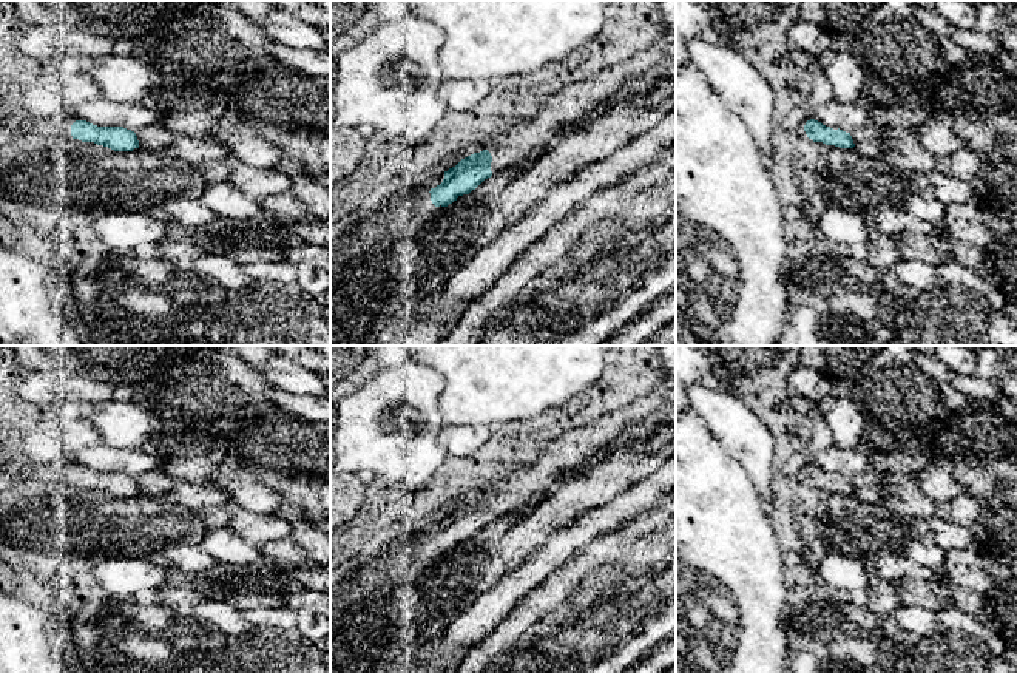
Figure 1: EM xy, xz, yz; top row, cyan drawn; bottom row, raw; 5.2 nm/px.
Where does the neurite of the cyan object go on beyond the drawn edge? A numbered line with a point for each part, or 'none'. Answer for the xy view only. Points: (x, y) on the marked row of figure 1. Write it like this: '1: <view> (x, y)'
none

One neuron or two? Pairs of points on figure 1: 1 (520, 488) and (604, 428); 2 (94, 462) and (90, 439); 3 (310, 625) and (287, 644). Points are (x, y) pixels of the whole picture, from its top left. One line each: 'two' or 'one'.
1: two
2: two
3: two

